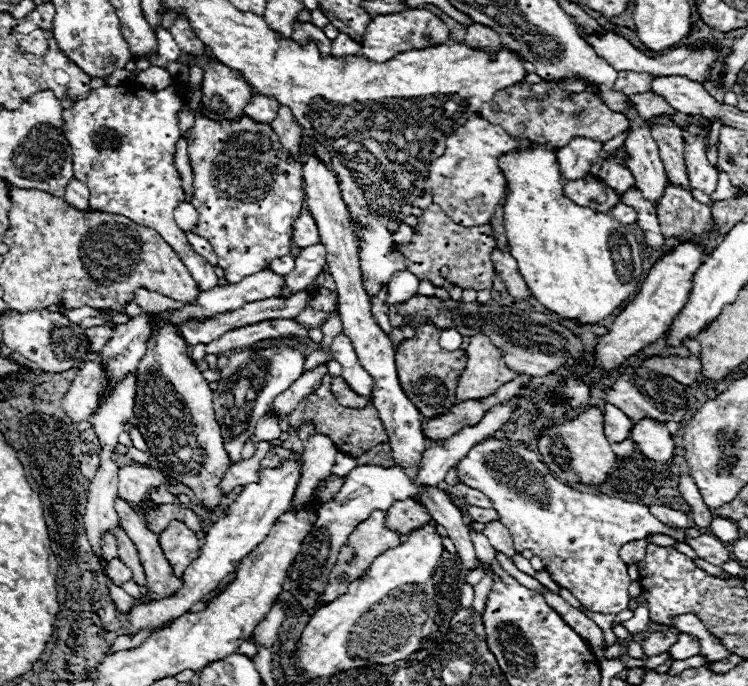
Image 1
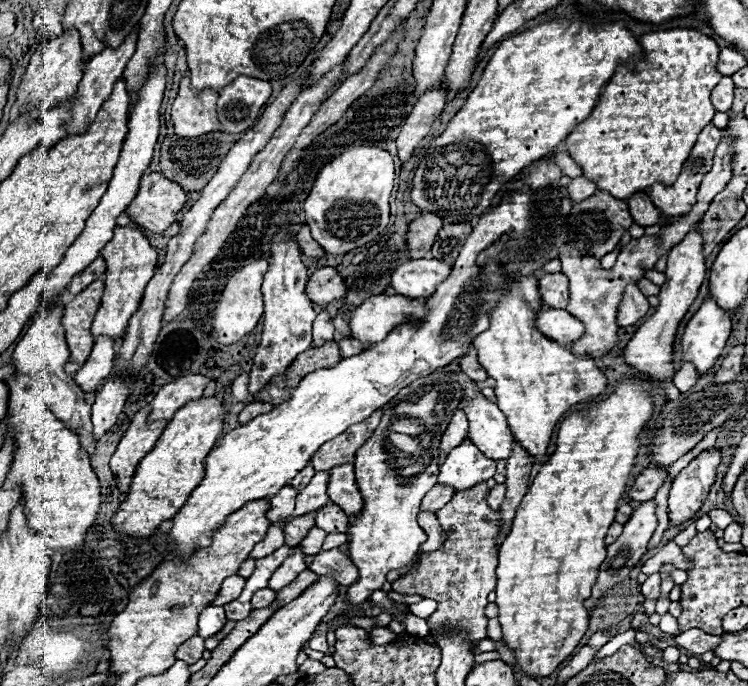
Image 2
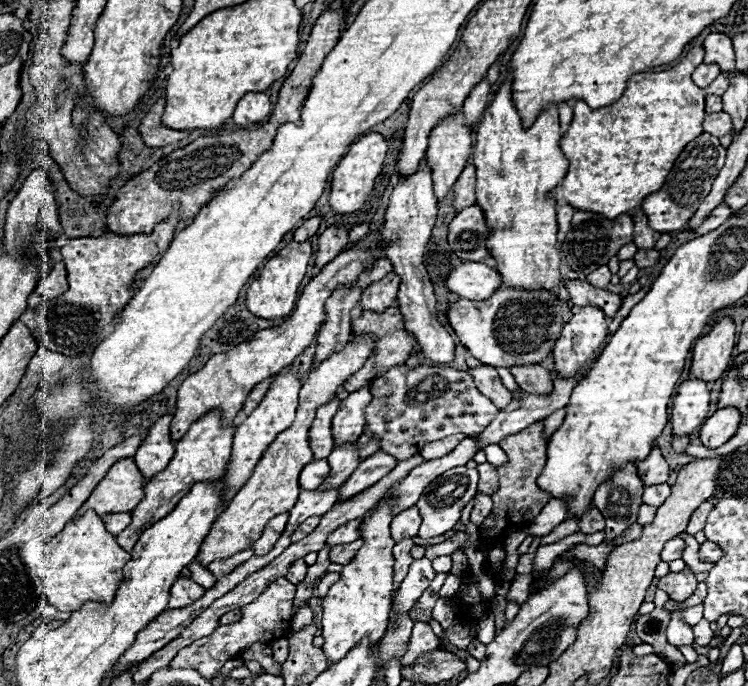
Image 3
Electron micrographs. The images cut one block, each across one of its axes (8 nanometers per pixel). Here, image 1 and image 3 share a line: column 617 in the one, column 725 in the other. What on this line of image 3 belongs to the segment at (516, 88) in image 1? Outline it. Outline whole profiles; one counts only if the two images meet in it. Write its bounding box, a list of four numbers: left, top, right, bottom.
[702,112,732,138]

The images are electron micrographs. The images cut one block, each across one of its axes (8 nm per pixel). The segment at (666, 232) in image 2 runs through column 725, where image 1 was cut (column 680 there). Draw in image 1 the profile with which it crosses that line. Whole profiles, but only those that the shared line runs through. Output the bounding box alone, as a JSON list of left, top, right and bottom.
[652,124,692,192]

